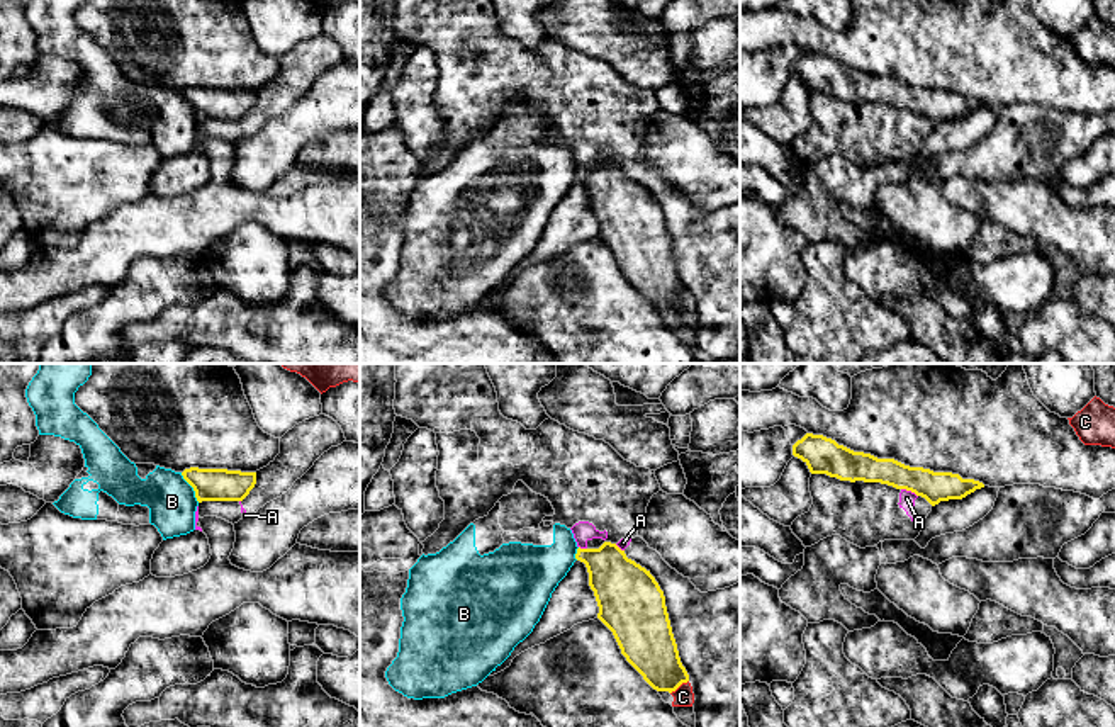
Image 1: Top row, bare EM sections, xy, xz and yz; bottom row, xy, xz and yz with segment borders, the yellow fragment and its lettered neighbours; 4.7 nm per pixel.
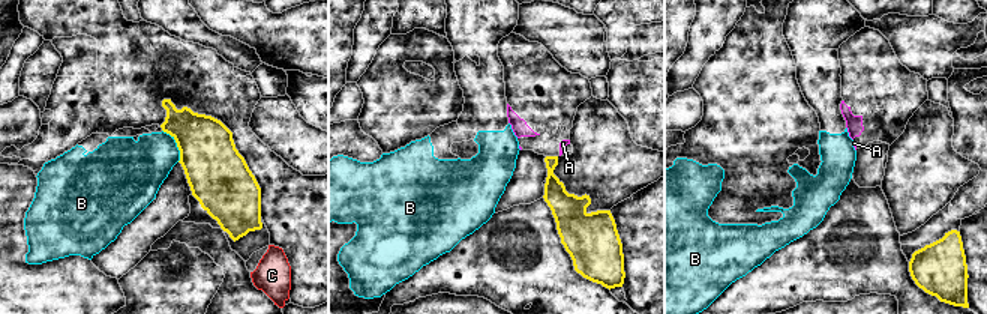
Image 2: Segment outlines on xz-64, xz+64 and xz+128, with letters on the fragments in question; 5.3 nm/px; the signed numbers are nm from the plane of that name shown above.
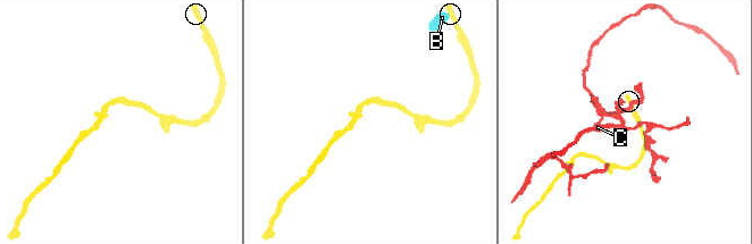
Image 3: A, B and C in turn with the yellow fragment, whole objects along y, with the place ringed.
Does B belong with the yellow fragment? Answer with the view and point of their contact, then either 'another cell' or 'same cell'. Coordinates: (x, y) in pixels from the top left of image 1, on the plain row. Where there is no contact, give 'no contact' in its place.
meets yellow in xy at (192, 106); another cell

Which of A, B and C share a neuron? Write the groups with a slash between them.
A / B / C

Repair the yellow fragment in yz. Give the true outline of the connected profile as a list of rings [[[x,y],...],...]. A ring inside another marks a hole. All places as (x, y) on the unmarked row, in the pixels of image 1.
[[[806,53],[793,65],[793,75],[801,78],[811,93],[826,93],[840,100],[881,102],[906,109],[925,117],[932,126],[940,121],[962,119],[984,107],[974,99],[962,99],[952,92],[933,92],[910,87],[894,78],[877,78],[871,73],[854,71],[823,54]]]

